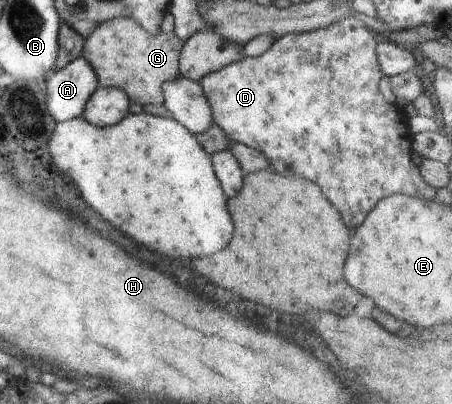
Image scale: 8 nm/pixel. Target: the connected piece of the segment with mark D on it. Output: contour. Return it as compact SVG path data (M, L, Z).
M355 17L341 18L339 22L331 24L329 27L321 28L315 31L307 33L288 33L280 38L277 38L272 46L268 48L262 55L256 57L242 57L236 62L232 62L228 66L221 68L220 70L208 73L205 77L199 80L202 85L205 97L211 108L211 115L213 116L213 122L216 123L226 134L232 143L242 143L246 146L250 146L258 152L262 152L267 158L272 170L278 172L278 174L288 174L288 172L294 172L298 176L304 176L312 182L316 182L324 196L336 206L336 210L342 214L342 220L344 224L354 230L358 228L364 218L368 216L368 212L378 204L378 200L382 198L388 198L392 194L410 194L410 196L416 198L426 198L426 200L433 201L435 197L436 189L432 188L422 178L419 167L412 162L412 139L413 134L410 132L408 126L408 117L403 110L399 108L397 104L390 104L386 102L386 98L380 94L378 90L378 80L383 77L382 69L377 61L377 43L374 36L370 33L370 30L365 26L360 19Z

